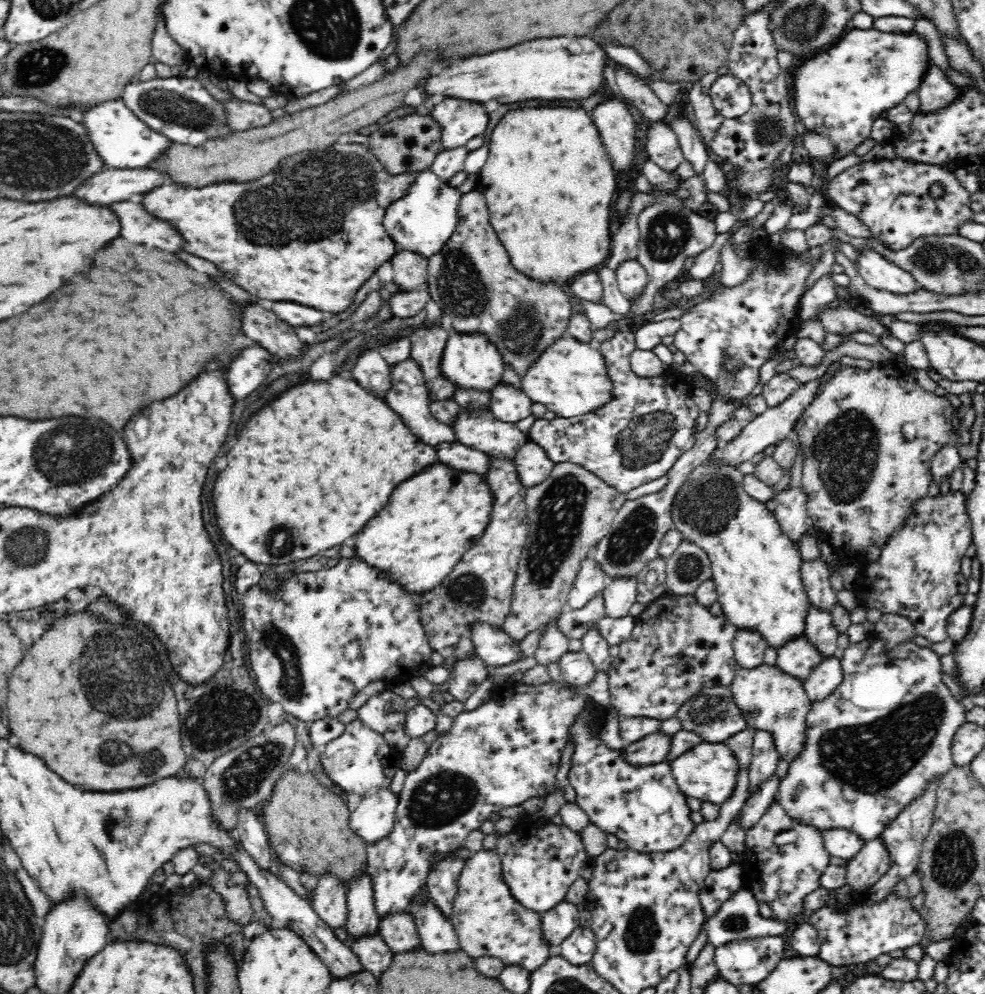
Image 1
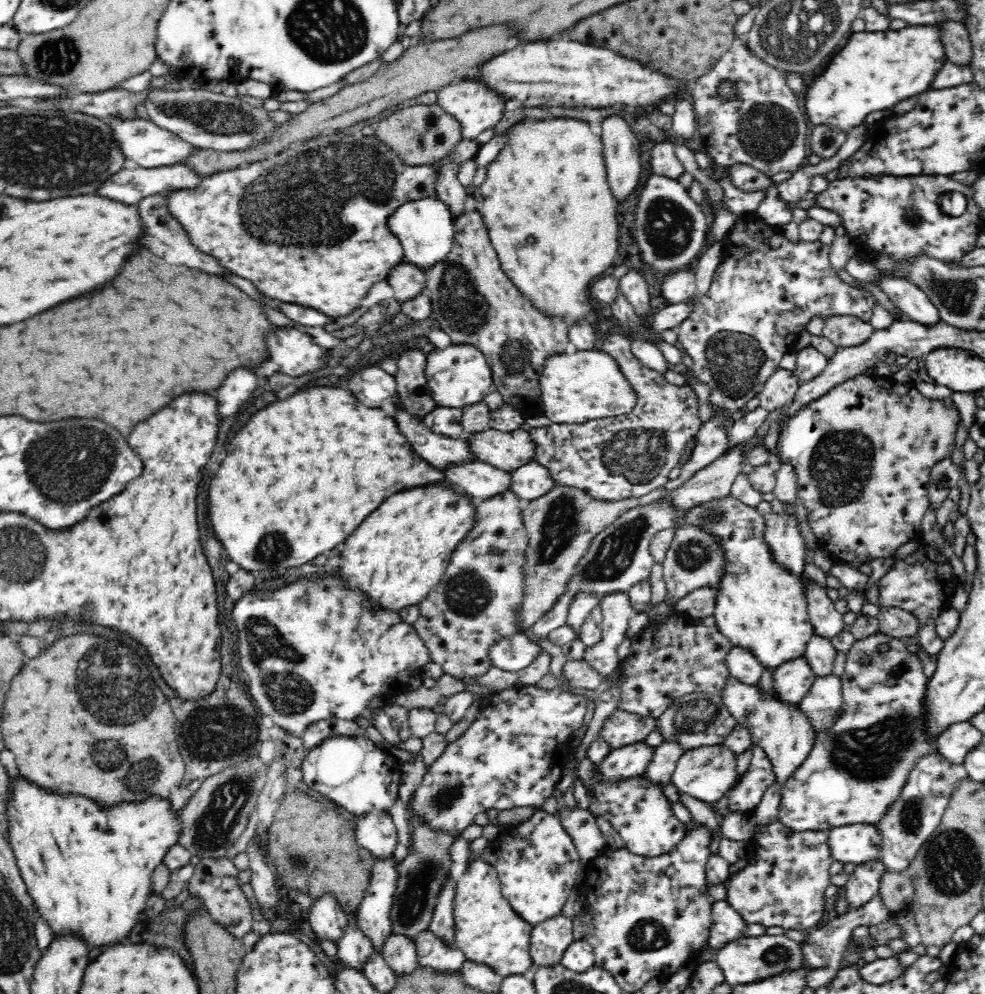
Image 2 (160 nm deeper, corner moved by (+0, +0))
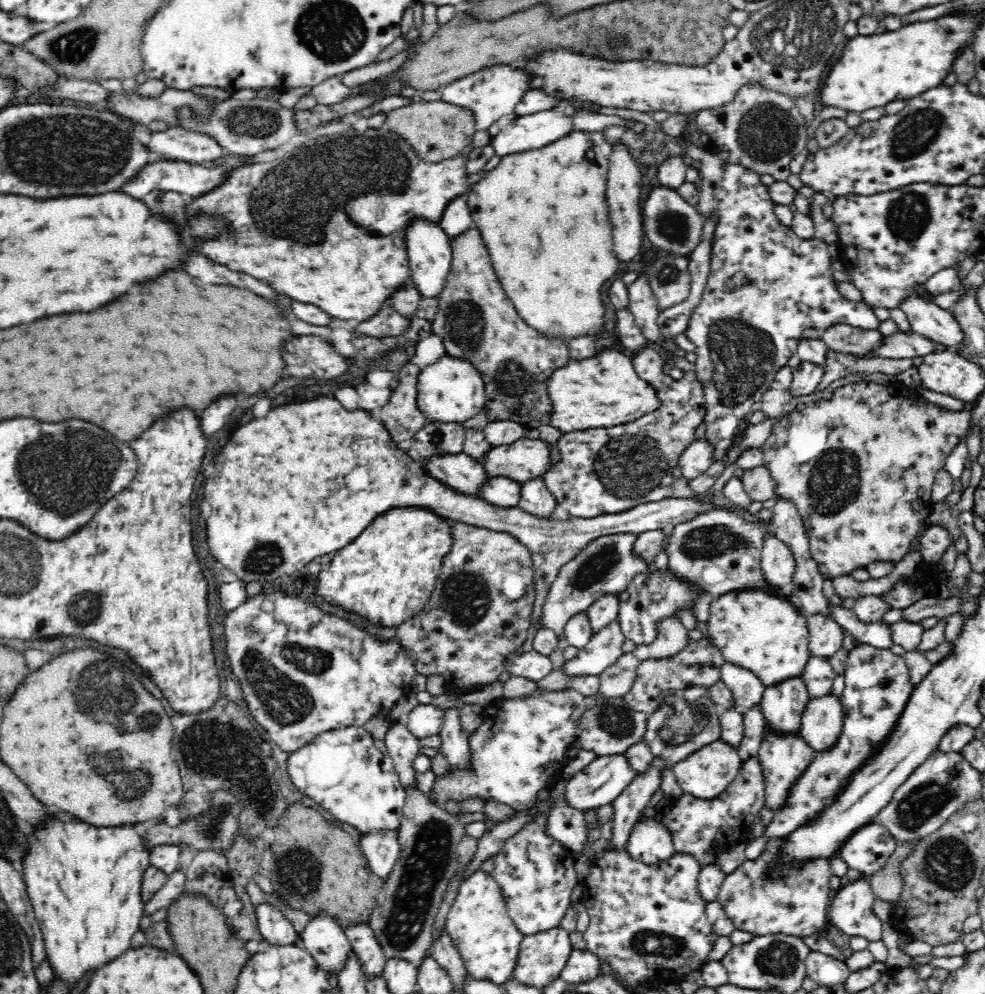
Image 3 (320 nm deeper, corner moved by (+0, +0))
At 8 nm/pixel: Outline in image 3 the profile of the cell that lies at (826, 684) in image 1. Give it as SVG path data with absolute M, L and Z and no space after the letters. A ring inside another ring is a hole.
M826 696L809 700L801 720L799 735L815 753L833 749L840 740L844 709L838 698Z

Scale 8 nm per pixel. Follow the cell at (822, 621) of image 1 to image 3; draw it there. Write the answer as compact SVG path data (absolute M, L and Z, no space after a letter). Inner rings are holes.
M811 656L802 676L804 685L808 690L809 700L830 696L835 678L836 674L828 659Z

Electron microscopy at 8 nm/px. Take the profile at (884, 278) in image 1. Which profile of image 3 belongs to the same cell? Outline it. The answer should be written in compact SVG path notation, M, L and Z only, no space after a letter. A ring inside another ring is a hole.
M919 295L908 297L901 305L914 333L959 354L965 334L950 310L943 310Z

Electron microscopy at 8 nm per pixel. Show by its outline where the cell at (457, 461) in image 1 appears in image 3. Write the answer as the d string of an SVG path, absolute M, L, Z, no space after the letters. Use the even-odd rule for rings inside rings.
M506 477L488 478L481 490L481 496L492 505L502 508L519 506L522 485Z

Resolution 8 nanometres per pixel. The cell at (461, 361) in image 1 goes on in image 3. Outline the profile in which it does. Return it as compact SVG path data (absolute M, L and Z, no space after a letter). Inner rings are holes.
M446 356L421 370L416 386L416 407L424 413L427 422L462 424L483 409L484 387L480 373L470 362Z

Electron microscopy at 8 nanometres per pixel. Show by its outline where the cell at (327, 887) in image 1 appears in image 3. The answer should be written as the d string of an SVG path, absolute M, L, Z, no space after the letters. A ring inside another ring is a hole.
M318 915L307 923L299 934L304 948L328 978L342 972L351 952L345 930L332 915Z

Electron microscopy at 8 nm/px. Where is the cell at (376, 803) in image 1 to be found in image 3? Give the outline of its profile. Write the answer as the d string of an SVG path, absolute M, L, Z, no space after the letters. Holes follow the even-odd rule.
M376 831L363 835L360 849L368 859L369 870L382 882L389 877L400 855L396 831Z

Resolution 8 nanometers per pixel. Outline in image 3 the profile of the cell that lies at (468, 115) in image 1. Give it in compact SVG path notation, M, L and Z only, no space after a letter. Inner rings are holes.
M496 64L486 66L478 70L478 72L468 74L450 84L447 84L441 94L441 100L470 109L471 112L473 112L477 130L488 130L496 120L508 120L513 116L514 108L520 101L520 98L524 96L526 91L530 90L531 80L531 74L529 74L529 72L527 72L521 65Z

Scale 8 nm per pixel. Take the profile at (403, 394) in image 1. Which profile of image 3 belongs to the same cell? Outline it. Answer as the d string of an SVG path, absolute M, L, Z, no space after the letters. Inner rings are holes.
M464 451L455 455L436 455L427 462L425 469L444 485L464 495L483 499L481 490L488 480L485 466Z

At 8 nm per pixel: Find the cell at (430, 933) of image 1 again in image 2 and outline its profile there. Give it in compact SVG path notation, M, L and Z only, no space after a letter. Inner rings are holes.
M430 930L422 932L414 943L418 964L426 971L442 972L438 975L454 974L461 970L462 964L467 961L460 949L444 945Z

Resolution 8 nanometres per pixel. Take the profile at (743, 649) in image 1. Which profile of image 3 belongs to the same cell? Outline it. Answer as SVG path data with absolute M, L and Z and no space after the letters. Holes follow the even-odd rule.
M725 663L721 669L721 682L732 692L734 708L743 716L761 703L765 687L750 670Z

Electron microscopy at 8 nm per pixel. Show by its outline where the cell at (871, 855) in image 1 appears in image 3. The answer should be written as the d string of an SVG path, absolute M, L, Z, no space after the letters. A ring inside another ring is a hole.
M867 876L840 888L829 902L828 916L837 928L850 938L863 938L867 942L883 938L883 922L872 910L875 894Z

